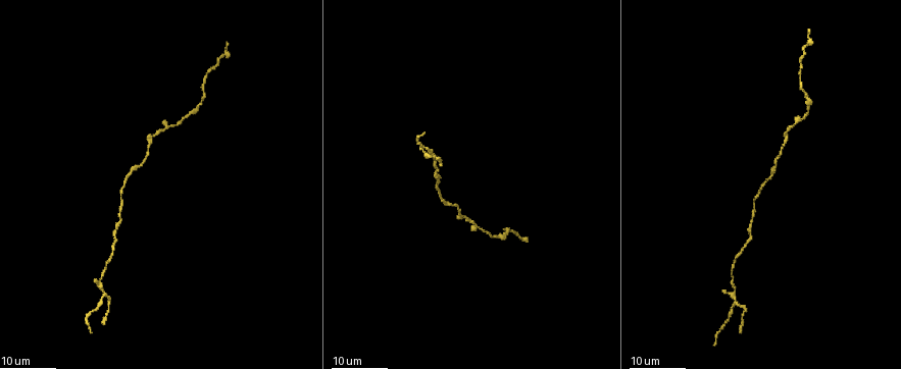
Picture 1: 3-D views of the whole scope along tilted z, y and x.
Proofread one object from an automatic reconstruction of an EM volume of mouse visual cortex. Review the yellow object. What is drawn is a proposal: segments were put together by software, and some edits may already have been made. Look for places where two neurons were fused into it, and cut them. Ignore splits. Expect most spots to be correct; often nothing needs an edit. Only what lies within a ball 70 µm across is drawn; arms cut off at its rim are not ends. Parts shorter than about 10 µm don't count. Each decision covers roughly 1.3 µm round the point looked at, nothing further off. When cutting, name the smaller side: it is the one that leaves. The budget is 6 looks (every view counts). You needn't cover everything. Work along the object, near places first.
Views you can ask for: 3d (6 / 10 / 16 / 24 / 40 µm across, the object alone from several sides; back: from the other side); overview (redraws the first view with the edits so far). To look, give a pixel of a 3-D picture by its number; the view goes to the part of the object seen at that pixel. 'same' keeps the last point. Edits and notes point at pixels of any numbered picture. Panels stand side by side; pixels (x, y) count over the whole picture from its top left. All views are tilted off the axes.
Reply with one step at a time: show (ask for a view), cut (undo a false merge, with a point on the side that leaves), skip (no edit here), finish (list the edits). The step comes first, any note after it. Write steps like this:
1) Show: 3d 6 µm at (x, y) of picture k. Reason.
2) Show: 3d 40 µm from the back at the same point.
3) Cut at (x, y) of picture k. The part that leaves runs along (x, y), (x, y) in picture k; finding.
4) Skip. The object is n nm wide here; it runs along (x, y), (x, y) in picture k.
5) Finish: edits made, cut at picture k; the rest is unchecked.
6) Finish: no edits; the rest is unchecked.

Show: 3d 24 µm at (113, 234) of picture 1. Thick turns thin.

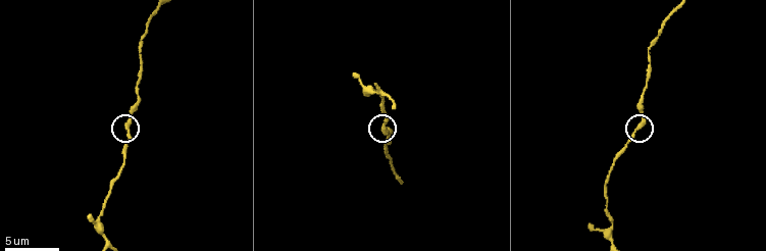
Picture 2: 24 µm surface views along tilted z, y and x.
Show: 3d 10 µm at (385, 131) of picture 2.

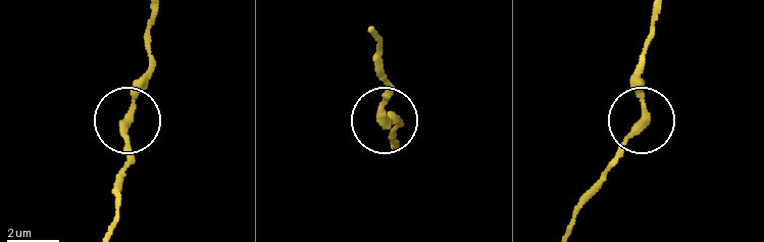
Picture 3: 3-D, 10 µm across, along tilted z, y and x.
Show: 3d 6 µm at (129, 125) of picture 3. Closer look.

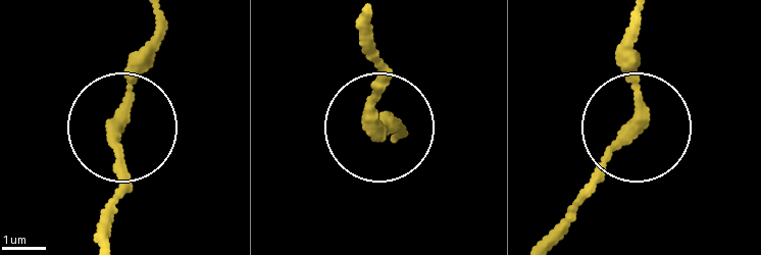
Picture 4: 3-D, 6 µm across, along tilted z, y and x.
Skip. It runs along (158, 19), (117, 148), (118, 194) in picture 4; continuous, no second neuron.

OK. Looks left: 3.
Show: 3d 10 µm at (108, 241) of picture 2. Thin arm on a thick one.

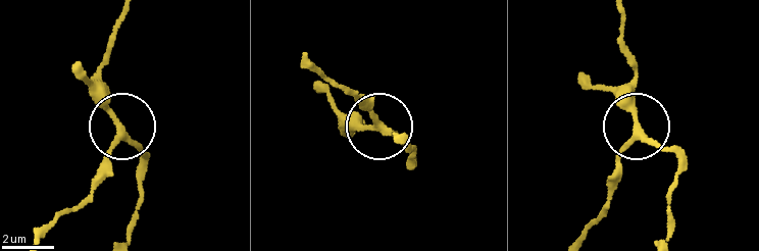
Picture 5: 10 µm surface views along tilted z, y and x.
Skip. It runs along (622, 16), (638, 135), (611, 180) in picture 5; one neuron here.

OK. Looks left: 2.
Finish: no edits; the rest is unchecked.

